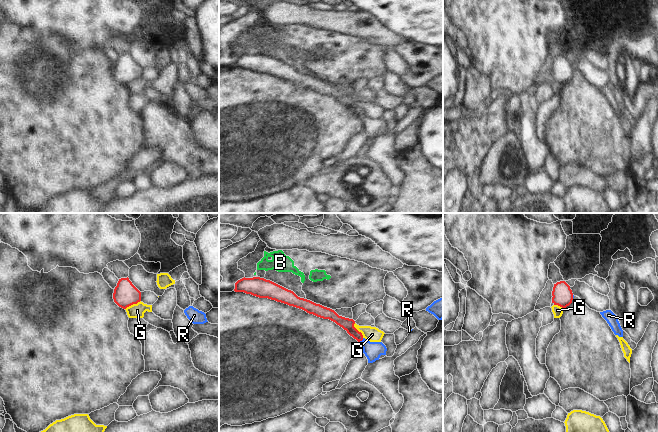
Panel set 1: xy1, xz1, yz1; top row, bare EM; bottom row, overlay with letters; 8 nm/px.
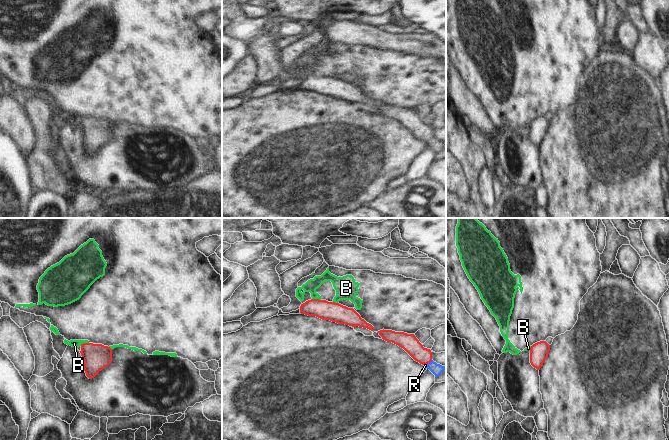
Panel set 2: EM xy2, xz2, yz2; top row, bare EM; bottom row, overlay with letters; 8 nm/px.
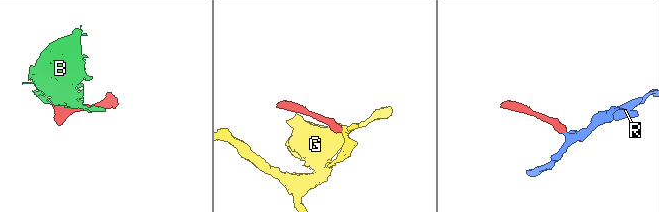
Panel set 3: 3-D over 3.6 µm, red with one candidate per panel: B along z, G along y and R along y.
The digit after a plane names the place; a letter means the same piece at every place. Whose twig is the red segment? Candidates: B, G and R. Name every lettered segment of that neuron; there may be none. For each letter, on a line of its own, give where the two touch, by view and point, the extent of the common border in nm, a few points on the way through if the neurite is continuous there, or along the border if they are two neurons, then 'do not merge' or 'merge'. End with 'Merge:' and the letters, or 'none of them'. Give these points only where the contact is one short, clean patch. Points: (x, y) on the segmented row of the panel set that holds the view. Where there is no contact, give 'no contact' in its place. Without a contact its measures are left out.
B: contact xy2 (84, 343); length 80 nm; do not merge
G: contact xy1 (132, 304); length 150 nm; border xy1 (140, 300), (125, 309); do not merge
R: contact xz2 (427, 363); length 90 nm; way xz2 (409, 342), (427, 363), (436, 369); merge
Merge: R

